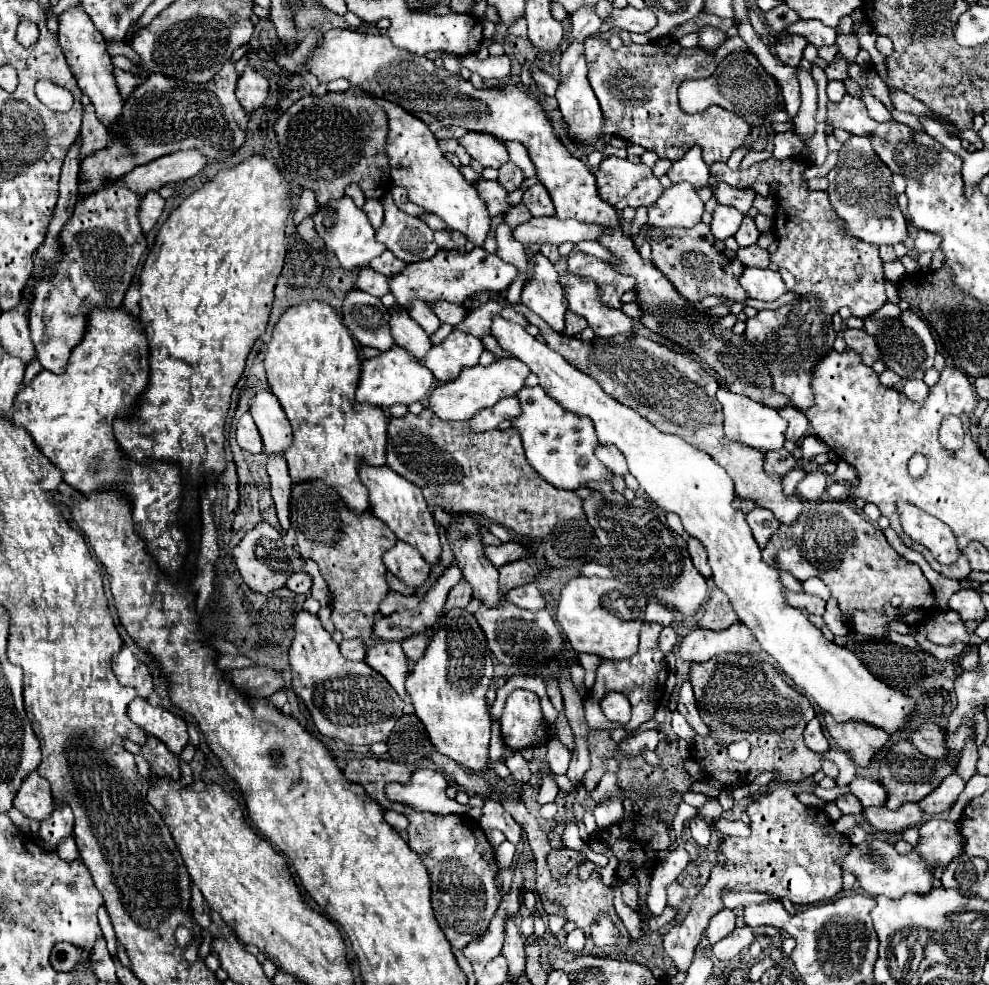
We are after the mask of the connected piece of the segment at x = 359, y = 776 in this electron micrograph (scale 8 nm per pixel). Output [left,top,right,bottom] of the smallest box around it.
[344,756,410,804]

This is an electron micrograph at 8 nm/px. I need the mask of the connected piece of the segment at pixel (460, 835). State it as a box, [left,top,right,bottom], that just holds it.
[388,802,502,950]

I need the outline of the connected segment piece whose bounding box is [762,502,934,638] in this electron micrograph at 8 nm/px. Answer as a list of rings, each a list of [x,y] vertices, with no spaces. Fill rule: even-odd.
[[[822,502],[822,504],[814,504],[806,510],[806,514],[802,514],[798,518],[798,524],[792,526],[780,526],[778,532],[770,538],[770,544],[762,550],[762,558],[766,564],[790,572],[794,578],[798,578],[800,582],[808,580],[810,576],[820,578],[832,592],[832,596],[838,600],[838,608],[844,614],[844,618],[850,624],[858,624],[854,626],[856,632],[864,634],[864,636],[878,636],[882,638],[886,624],[892,620],[900,620],[904,614],[900,612],[900,616],[896,614],[898,608],[890,606],[890,598],[892,596],[900,596],[902,608],[906,604],[906,608],[922,608],[926,614],[930,614],[930,608],[934,606],[934,592],[930,582],[924,578],[922,570],[918,564],[906,562],[886,540],[884,532],[880,528],[874,528],[860,512],[856,512],[848,502]]]

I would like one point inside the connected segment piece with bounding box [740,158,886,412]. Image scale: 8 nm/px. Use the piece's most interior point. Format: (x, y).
(832, 270)

